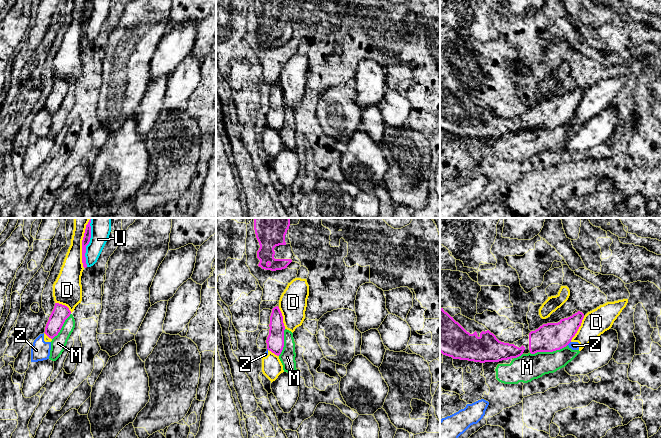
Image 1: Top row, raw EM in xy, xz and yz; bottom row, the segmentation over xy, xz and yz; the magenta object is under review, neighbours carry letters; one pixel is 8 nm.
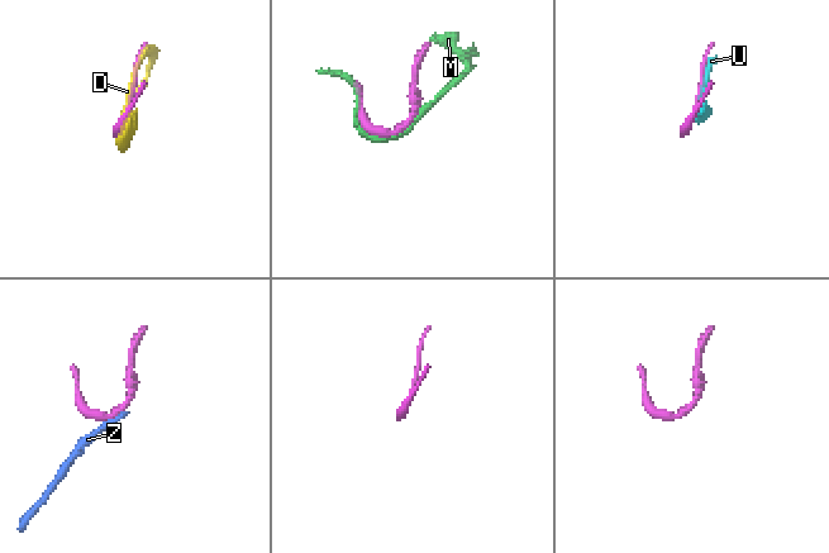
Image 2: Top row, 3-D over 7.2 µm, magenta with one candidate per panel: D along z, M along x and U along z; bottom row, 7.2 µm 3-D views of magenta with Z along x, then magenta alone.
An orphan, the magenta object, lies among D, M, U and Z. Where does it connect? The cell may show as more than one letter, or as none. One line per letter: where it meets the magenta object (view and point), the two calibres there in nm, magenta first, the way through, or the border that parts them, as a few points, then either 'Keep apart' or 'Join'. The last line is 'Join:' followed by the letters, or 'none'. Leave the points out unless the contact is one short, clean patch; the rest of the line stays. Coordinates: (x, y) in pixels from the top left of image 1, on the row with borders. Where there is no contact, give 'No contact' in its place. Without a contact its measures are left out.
D: Touches magenta at xy (82, 243). Thickness 60 nm (magenta) against 180 nm. Keep apart
M: Touches magenta at yz (548, 351). Thickness 220 nm (magenta) against 220 nm. Join
U: Touches magenta at xy (88, 243). Thickness 60 nm (magenta) against 160 nm. Keep apart
Z: Touches magenta at yz (568, 343). Thickness 220 nm (magenta) against 60 nm. Keep apart
Join: M

